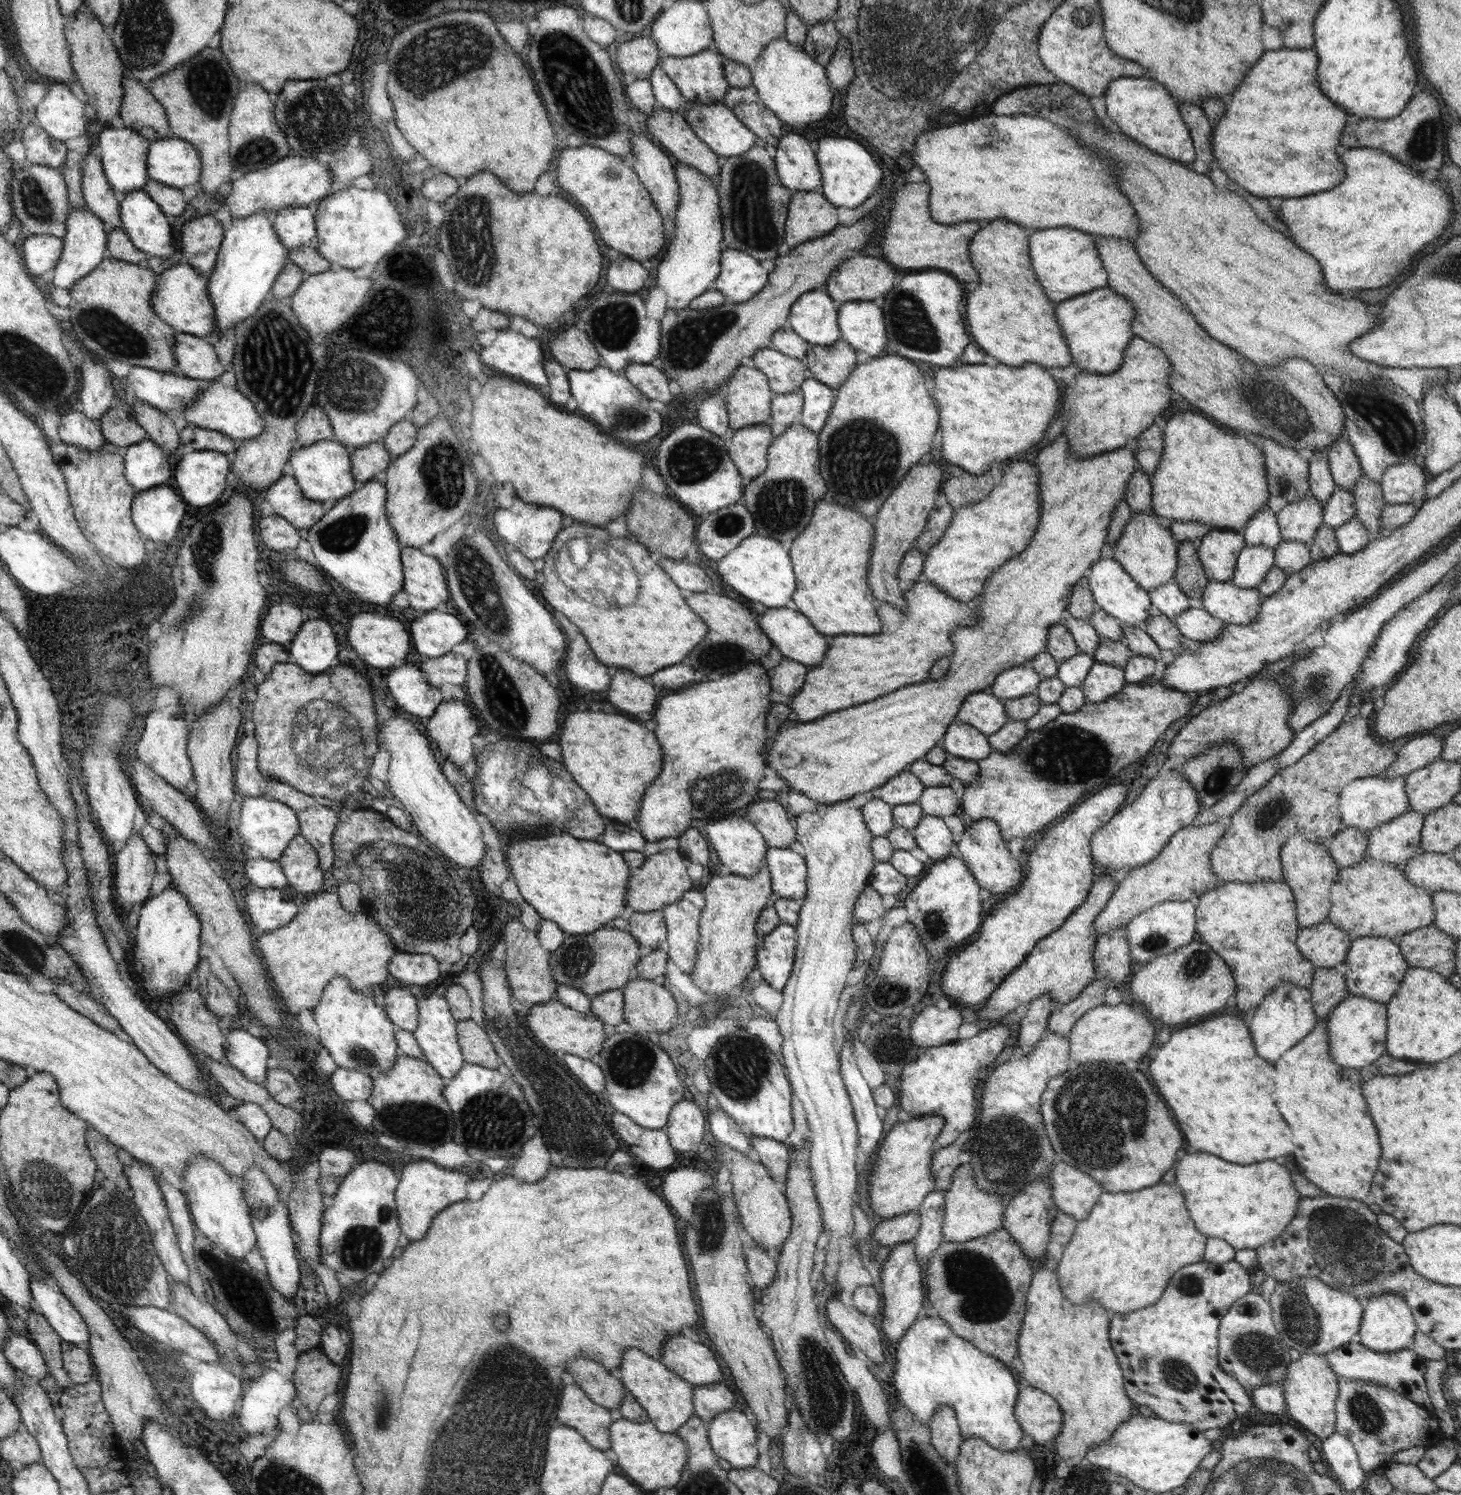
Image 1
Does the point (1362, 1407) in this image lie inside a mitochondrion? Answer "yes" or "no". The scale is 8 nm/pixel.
yes

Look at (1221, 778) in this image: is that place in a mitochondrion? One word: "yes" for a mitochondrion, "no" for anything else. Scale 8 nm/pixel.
yes

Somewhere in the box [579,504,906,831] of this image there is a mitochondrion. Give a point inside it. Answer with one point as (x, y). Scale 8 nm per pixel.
(713, 793)

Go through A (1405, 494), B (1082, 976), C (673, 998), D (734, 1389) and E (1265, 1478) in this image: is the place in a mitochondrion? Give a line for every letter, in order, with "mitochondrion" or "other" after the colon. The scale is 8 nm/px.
A: other
B: other
C: other
D: other
E: mitochondrion

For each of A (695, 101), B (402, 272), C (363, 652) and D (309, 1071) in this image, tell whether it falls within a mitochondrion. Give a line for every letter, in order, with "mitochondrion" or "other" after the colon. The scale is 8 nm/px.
A: other
B: other
C: other
D: other

